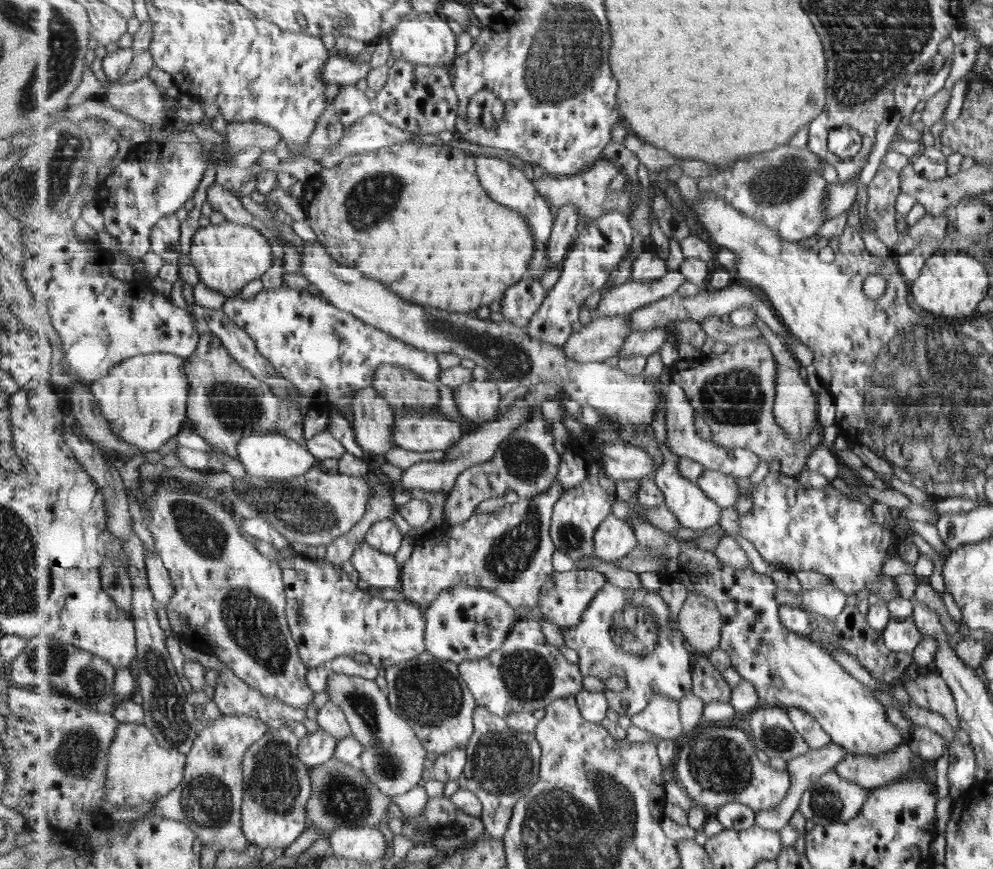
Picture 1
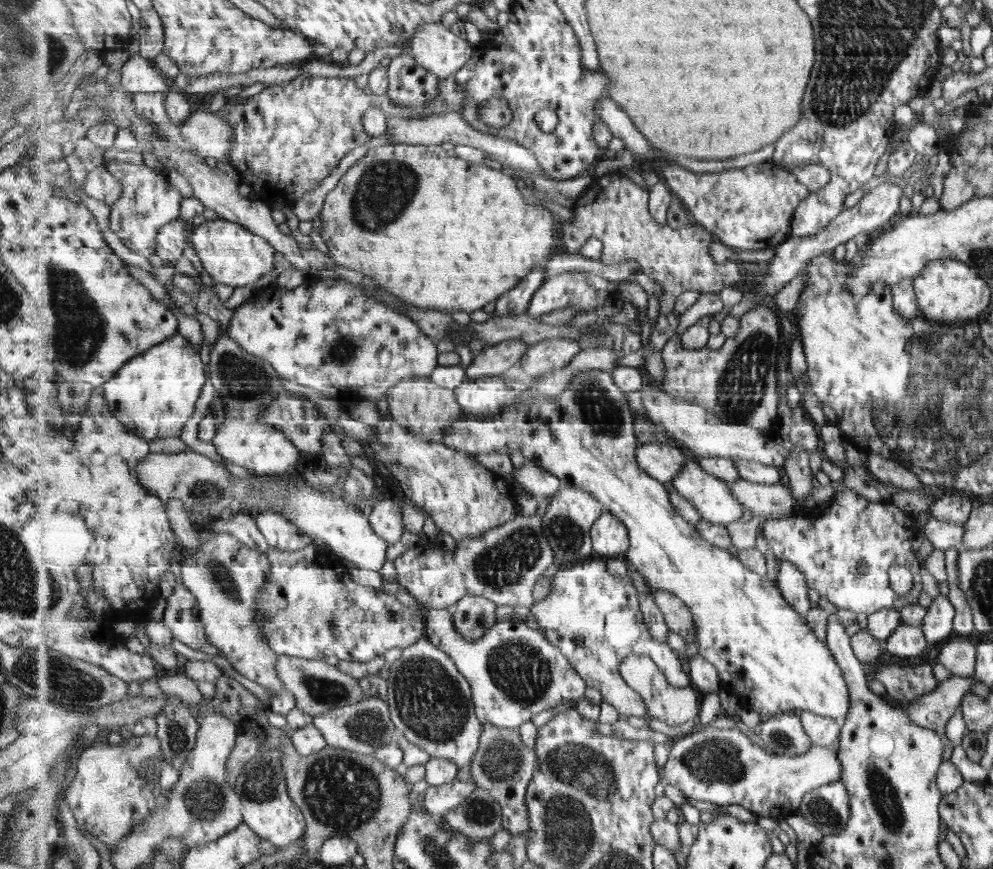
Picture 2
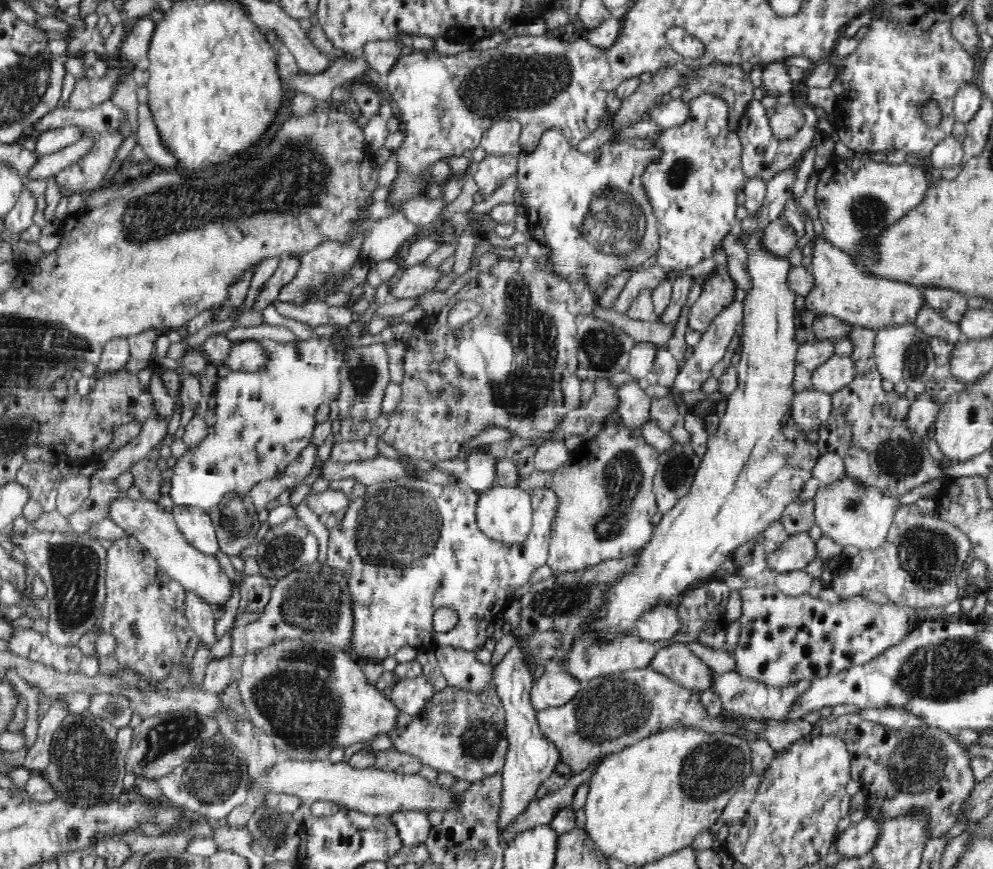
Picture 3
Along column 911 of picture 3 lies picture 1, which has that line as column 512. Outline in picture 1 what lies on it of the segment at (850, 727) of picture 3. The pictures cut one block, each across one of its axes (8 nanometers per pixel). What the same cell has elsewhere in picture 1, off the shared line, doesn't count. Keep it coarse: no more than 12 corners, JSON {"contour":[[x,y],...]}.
{"contour":[[478,705],[459,788],[502,839],[537,784],[541,746]]}

